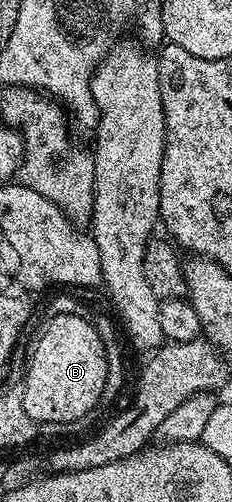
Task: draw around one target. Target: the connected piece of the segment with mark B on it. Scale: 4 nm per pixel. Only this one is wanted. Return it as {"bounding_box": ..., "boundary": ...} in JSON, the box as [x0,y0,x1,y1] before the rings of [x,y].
{"bounding_box":[22,314,107,425],"boundary":[[[53,314],[44,327],[36,348],[32,351],[32,360],[28,363],[28,376],[24,379],[22,398],[26,413],[37,425],[44,423],[76,423],[84,419],[92,410],[100,407],[103,385],[106,383],[107,357],[102,338],[91,318],[67,314]]]}

